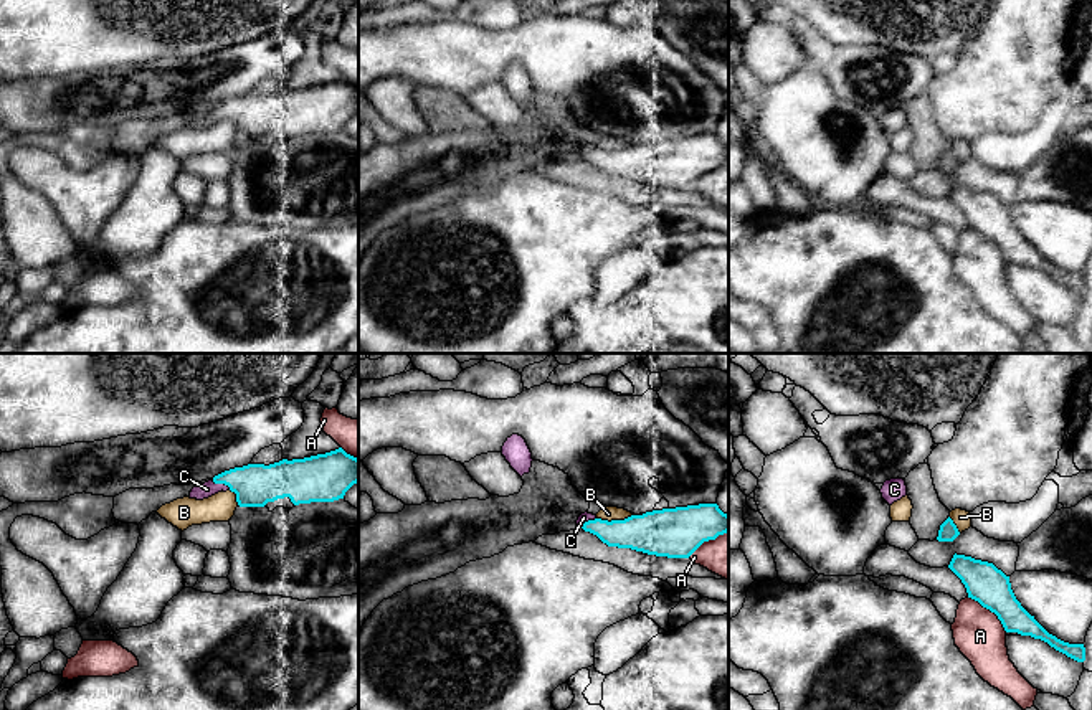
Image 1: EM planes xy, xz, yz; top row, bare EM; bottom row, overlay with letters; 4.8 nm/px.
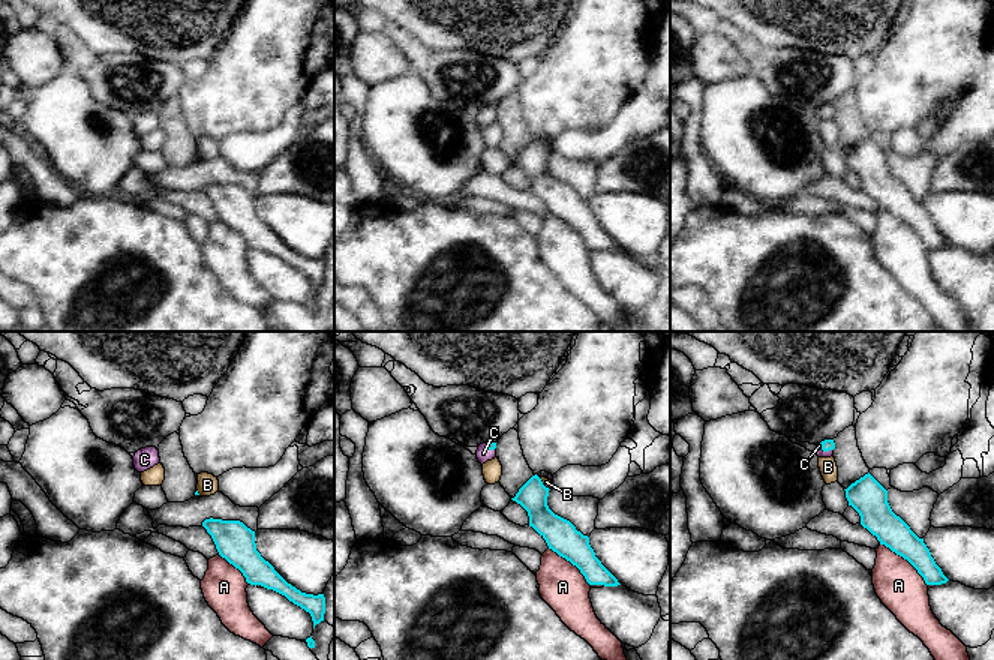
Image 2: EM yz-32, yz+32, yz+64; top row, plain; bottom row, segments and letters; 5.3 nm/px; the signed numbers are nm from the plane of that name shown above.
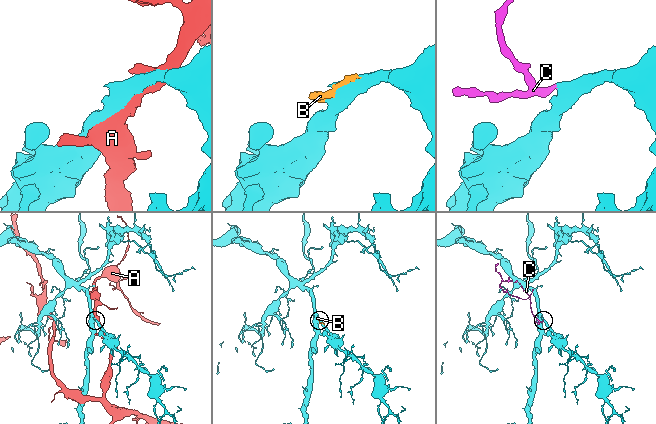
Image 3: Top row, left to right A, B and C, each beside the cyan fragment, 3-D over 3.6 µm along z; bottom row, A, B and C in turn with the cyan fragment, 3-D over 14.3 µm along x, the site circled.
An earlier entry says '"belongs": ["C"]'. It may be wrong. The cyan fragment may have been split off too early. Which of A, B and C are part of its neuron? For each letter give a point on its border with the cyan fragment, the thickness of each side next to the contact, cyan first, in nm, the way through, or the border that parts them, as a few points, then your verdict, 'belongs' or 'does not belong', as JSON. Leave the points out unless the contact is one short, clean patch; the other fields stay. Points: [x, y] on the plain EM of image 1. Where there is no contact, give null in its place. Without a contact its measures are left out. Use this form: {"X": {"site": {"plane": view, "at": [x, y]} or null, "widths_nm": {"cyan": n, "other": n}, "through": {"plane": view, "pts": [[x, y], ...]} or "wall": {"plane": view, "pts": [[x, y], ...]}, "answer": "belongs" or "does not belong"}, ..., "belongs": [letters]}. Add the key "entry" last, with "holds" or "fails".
{"A": {"site": {"plane": "yz", "at": [990, 240]}, "widths_nm": {"cyan": 190, "other": 240}, "answer": "does not belong"}, "B": {"site": {"plane": "xz", "at": [615, 151]}, "widths_nm": {"cyan": 220, "other": 70}, "answer": "does not belong"}, "C": {"site": {"plane": "xy", "at": [222, 113]}, "widths_nm": {"cyan": 200, "other": 70}, "through": {"plane": "xy", "pts": [[255, 114], [222, 113], [207, 119]]}, "answer": "belongs"}, "belongs": ["C"], "entry": "holds"}

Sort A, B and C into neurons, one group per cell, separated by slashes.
A / B / C

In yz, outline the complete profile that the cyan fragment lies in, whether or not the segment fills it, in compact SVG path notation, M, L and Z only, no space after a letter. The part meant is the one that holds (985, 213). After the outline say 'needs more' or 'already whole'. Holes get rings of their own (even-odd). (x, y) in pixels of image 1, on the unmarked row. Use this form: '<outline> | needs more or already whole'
M955 183L948 198L961 210L968 228L995 243L1006 263L1041 269L1077 292L1085 291L1084 274L1069 274L1049 264L1016 230L1009 206L993 193Z | already whole

